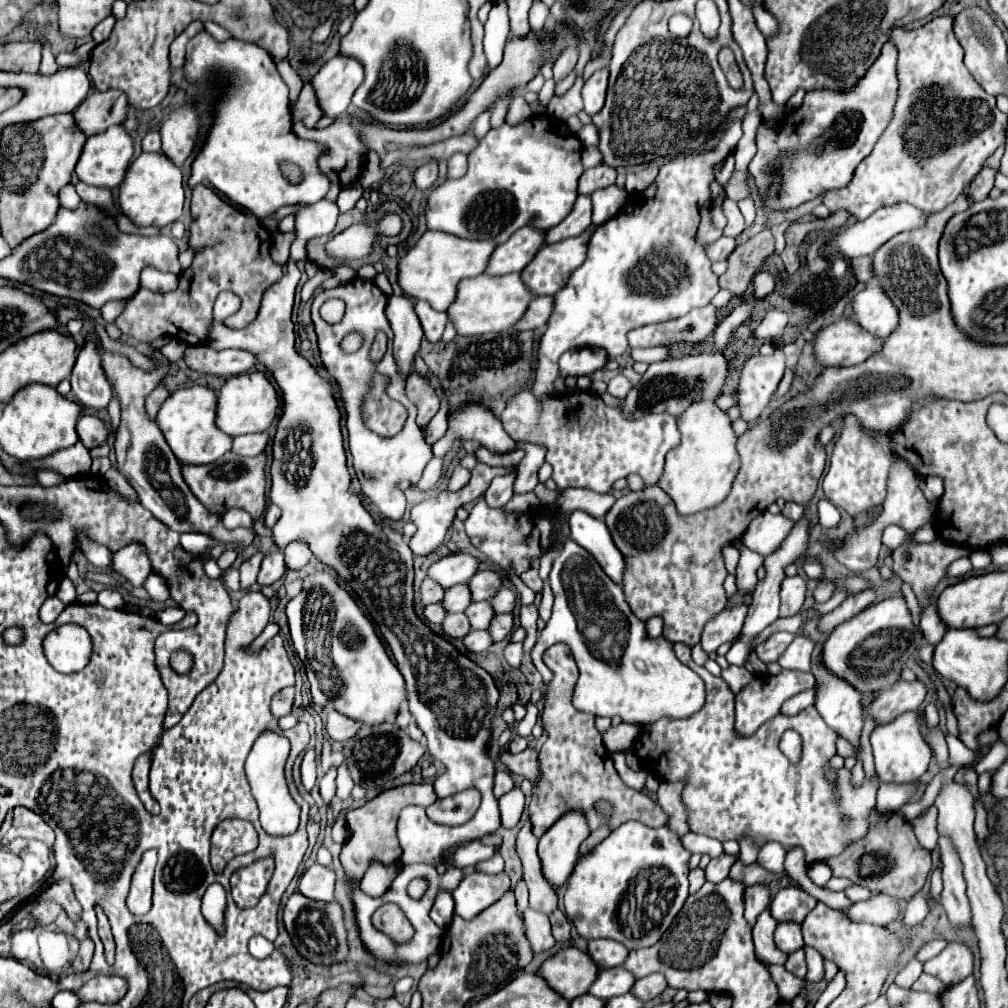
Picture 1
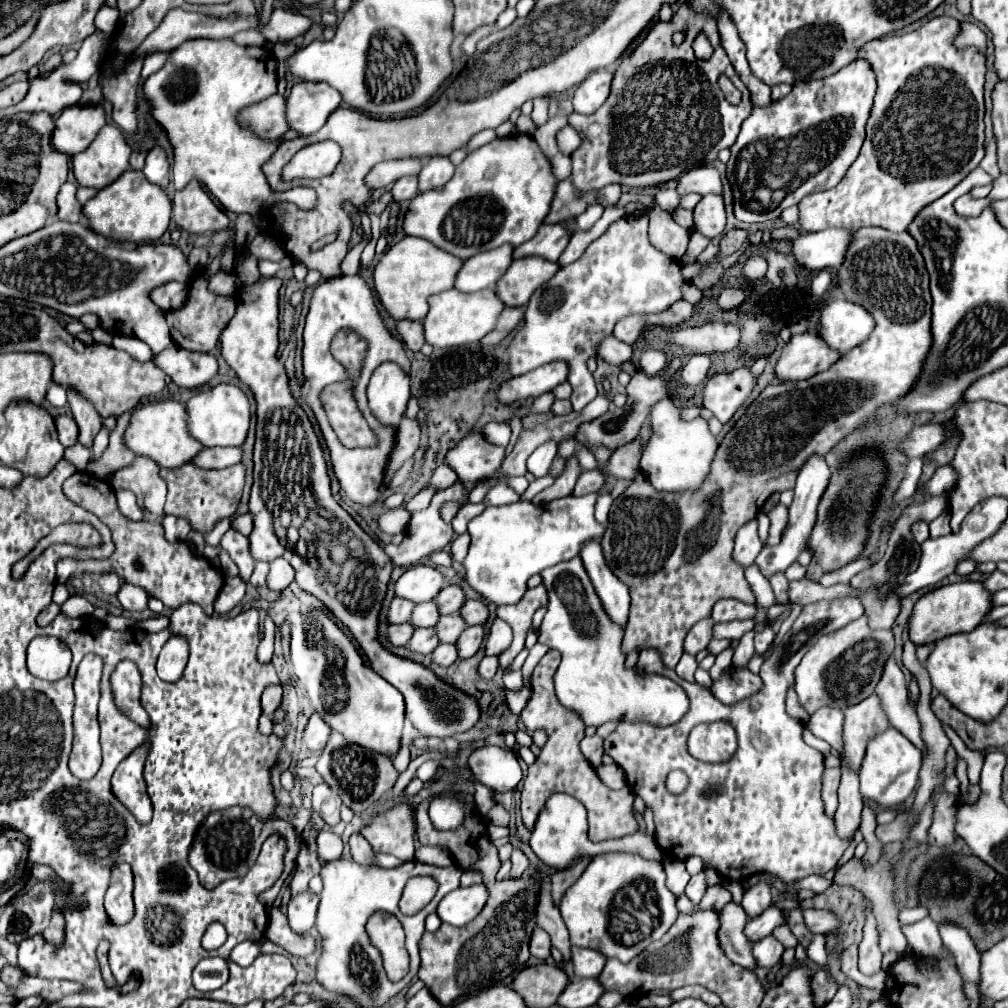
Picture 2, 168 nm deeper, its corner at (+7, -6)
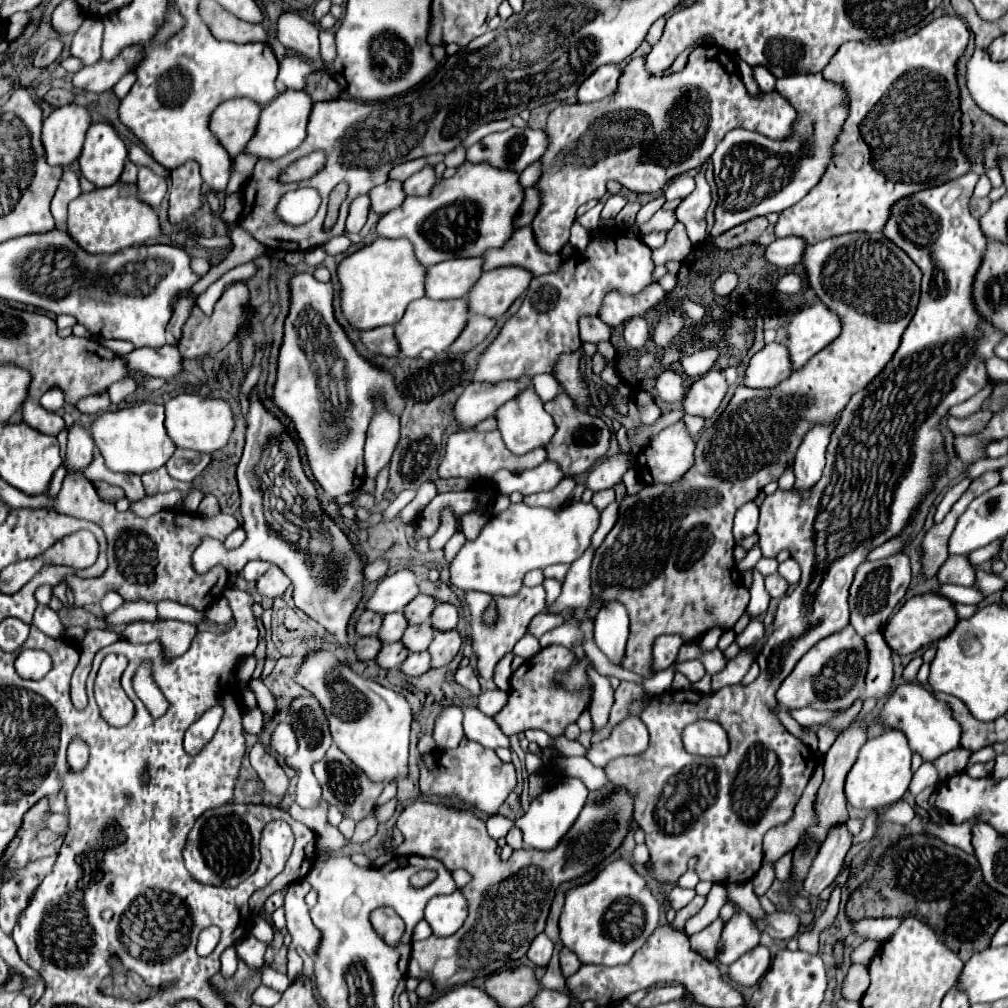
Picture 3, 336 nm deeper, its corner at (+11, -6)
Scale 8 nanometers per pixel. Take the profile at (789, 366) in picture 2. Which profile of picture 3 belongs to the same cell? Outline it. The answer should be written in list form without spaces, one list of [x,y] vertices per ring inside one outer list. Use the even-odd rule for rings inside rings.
[[[766,344],[750,358],[746,368],[744,386],[748,388],[774,388],[790,374],[788,350],[784,344]]]

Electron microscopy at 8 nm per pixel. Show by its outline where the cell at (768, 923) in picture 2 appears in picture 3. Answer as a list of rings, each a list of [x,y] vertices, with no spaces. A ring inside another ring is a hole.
[[[740,910],[722,930],[716,962],[722,966],[730,966],[734,960],[740,958],[740,954],[746,954],[748,950],[756,948],[758,940],[760,930],[754,928],[752,918],[744,910]]]

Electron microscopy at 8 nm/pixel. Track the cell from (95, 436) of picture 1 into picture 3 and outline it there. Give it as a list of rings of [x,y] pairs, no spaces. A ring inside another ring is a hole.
[[[24,400],[22,404],[22,422],[26,422],[30,428],[36,428],[42,434],[56,436],[64,428],[64,420],[60,414],[44,410],[38,402]]]

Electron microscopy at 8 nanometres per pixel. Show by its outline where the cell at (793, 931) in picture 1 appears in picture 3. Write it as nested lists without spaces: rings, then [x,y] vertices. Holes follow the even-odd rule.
[[[764,946],[740,956],[732,966],[728,966],[728,978],[740,986],[754,986],[764,976],[770,966],[770,952]]]

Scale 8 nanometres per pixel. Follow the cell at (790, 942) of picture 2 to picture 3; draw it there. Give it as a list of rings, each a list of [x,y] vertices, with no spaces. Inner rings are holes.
[[[744,882],[744,884],[726,884],[726,890],[728,890],[728,900],[734,902],[734,906],[738,906],[740,910],[748,912],[752,918],[760,920],[764,918],[764,910],[760,908],[760,902],[754,894],[754,888],[752,888],[752,882]]]

